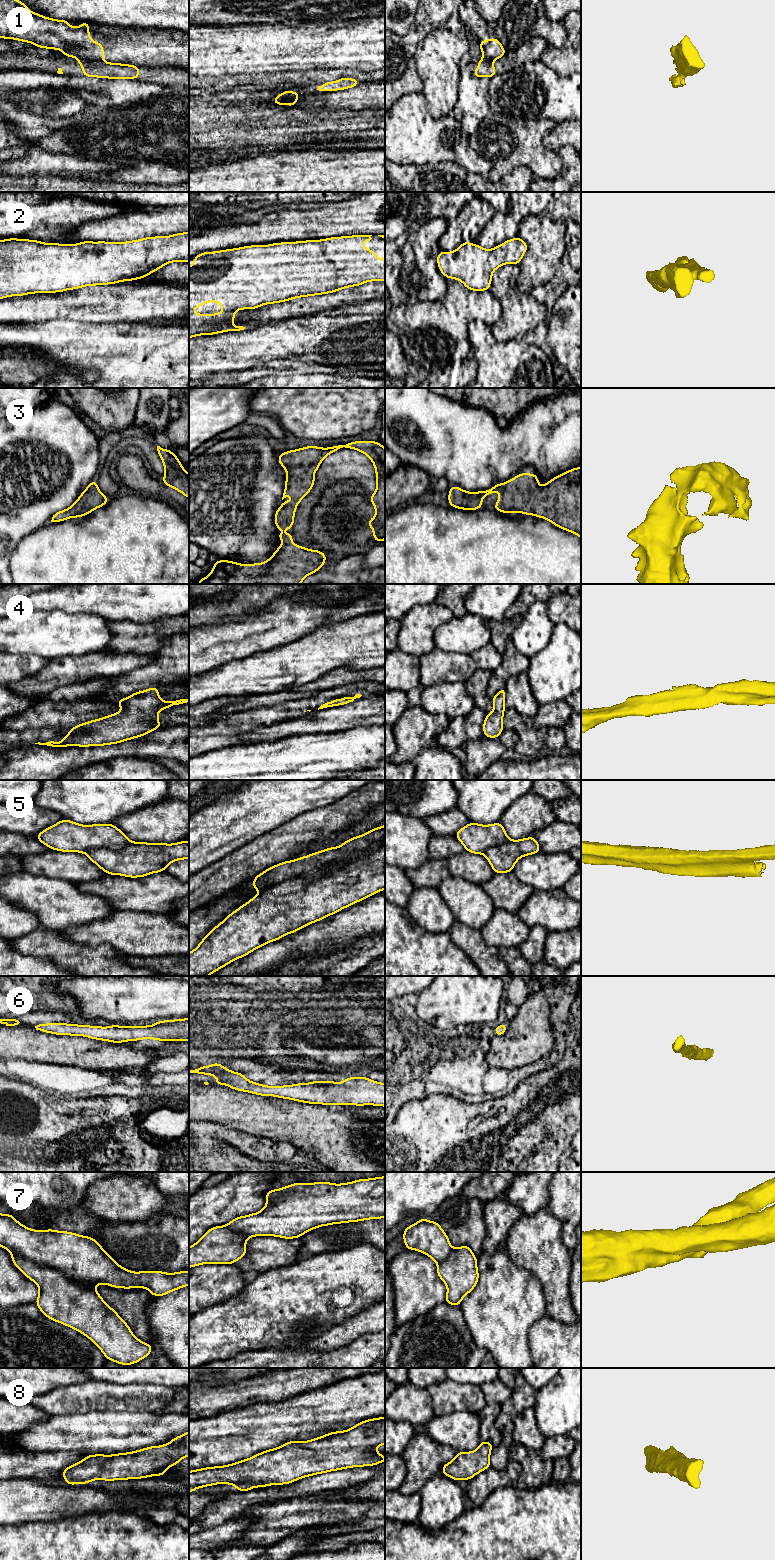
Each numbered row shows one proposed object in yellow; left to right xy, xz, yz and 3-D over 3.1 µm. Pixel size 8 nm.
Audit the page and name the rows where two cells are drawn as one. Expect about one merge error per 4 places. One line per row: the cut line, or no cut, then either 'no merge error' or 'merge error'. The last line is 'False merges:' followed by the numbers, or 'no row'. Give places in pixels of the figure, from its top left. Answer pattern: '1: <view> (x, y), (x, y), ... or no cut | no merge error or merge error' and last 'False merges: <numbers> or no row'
1: xy (78, 58), (99, 59), (101, 61) | merge error
2: no cut | no merge error
3: no cut | no merge error
4: no cut | no merge error
5: xz (384, 842), (328, 867), (321, 877), (288, 879), (262, 891) | merge error
6: no cut | no merge error
7: xy (10, 1252), (59, 1269), (93, 1288) | merge error
8: no cut | no merge error
False merges: 1, 5, 7

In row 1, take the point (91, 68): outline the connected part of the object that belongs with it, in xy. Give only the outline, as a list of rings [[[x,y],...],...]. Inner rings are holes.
[[[78,59],[78,64],[83,68],[82,75],[87,77],[137,79],[140,76],[140,70],[135,65],[86,59]]]

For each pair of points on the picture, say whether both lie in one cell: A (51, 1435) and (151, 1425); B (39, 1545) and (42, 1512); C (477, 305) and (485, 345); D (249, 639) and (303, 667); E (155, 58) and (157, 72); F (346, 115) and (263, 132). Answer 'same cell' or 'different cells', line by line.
A: same cell
B: different cells
C: different cells
D: different cells
E: different cells
F: same cell

